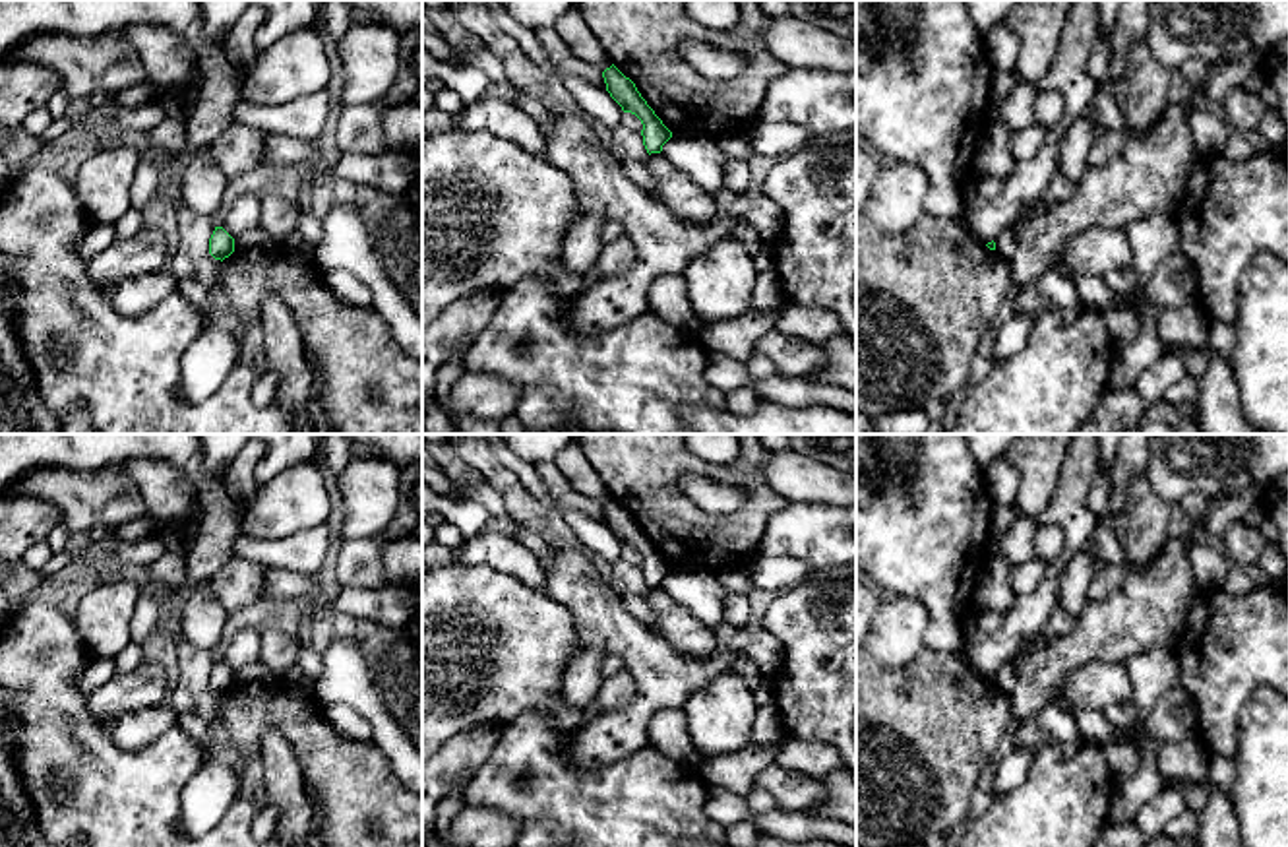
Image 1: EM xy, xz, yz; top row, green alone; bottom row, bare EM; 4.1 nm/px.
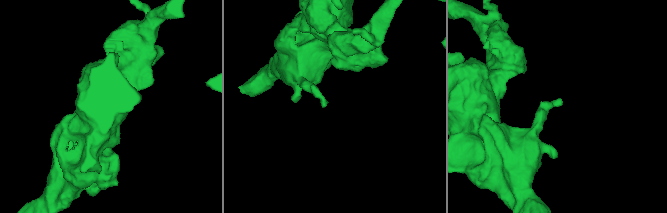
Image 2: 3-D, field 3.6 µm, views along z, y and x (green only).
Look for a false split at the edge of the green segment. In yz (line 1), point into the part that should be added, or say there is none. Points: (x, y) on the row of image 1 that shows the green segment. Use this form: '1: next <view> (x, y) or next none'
1: next none

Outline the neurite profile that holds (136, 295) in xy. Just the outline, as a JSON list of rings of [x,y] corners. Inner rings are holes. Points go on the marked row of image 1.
[[[143,273],[122,281],[110,295],[112,308],[120,316],[139,316],[167,297],[178,293],[178,279],[170,273]]]

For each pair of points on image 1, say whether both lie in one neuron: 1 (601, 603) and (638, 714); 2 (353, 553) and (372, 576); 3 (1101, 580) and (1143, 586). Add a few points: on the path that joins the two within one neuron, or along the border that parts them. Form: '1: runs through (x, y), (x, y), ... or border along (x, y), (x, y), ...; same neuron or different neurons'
1: runs through (620, 630), (647, 658), (647, 687); same neuron
2: runs through (357, 559), (367, 570); same neuron
3: border along (1130, 568), (1110, 594), (1089, 599); different neurons

